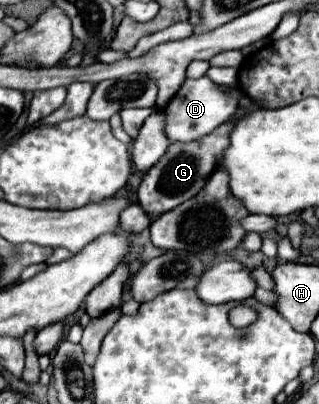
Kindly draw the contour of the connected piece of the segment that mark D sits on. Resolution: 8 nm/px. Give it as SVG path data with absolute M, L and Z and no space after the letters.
M209 77L199 79L185 79L183 87L175 97L165 105L165 135L169 143L189 143L209 135L219 125L227 123L229 119L239 115L239 91L221 91Z

